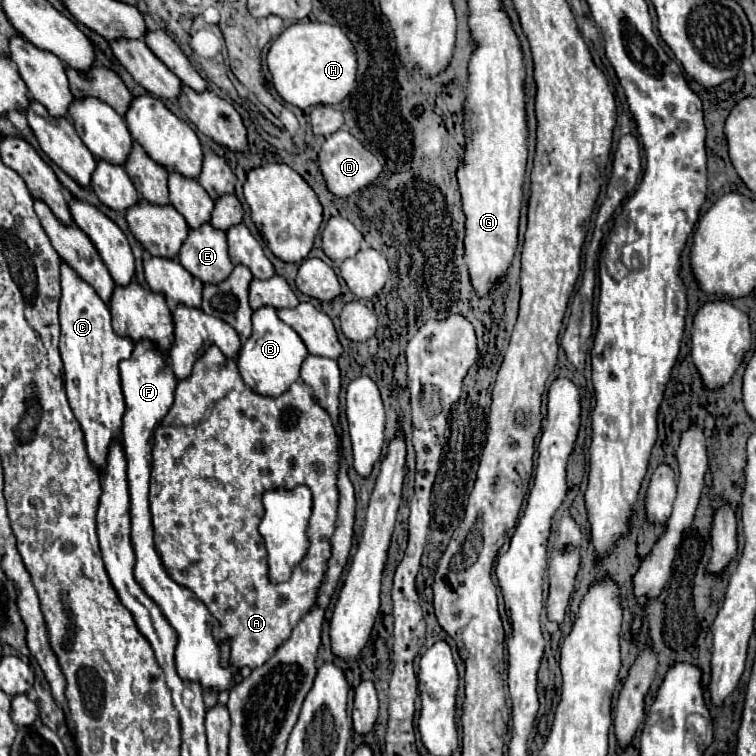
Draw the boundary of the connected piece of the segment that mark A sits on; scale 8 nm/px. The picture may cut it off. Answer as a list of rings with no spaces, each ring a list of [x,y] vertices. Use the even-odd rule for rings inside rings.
[[[212,345],[210,349],[206,349],[206,353],[194,363],[192,375],[186,381],[180,381],[176,385],[176,393],[174,393],[174,405],[168,411],[168,415],[162,419],[160,427],[154,433],[154,449],[152,449],[152,479],[150,479],[150,509],[152,509],[152,525],[154,525],[154,541],[156,541],[156,549],[160,551],[162,563],[166,561],[166,571],[170,573],[170,577],[188,587],[190,591],[196,593],[196,597],[208,607],[208,611],[220,621],[220,629],[216,629],[216,637],[218,639],[232,639],[232,647],[230,647],[230,661],[236,667],[244,667],[248,665],[250,669],[256,669],[260,665],[264,665],[276,651],[276,647],[290,637],[292,629],[296,627],[296,623],[300,621],[300,617],[316,603],[316,593],[320,589],[322,583],[322,575],[326,571],[326,561],[330,557],[330,537],[334,533],[334,521],[336,521],[336,505],[338,505],[338,489],[336,489],[336,471],[338,471],[338,437],[334,431],[334,425],[330,421],[330,415],[312,399],[312,391],[310,387],[306,387],[302,381],[294,383],[286,393],[282,393],[280,397],[262,397],[256,395],[240,377],[238,367],[234,363],[234,359],[228,359],[222,355],[222,351]],[[294,485],[308,485],[314,497],[314,507],[312,507],[312,517],[310,517],[310,527],[308,527],[308,537],[310,537],[310,551],[304,557],[304,561],[294,569],[290,581],[280,583],[280,585],[272,585],[268,581],[268,567],[266,567],[266,547],[264,547],[264,539],[258,533],[258,523],[264,515],[264,507],[262,507],[262,493],[268,489],[276,489],[276,487],[294,487]]]

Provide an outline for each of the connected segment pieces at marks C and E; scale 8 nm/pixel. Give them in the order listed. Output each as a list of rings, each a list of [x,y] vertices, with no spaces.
[[[62,263],[60,325],[60,357],[64,363],[64,387],[68,403],[82,427],[88,457],[94,469],[102,471],[106,467],[110,445],[120,439],[122,417],[126,411],[118,363],[122,359],[130,359],[134,343],[114,333],[108,305],[104,305],[96,291],[66,263]]]
[[[210,223],[190,231],[178,259],[188,273],[210,285],[222,283],[234,269],[228,259],[226,235],[214,229]]]

